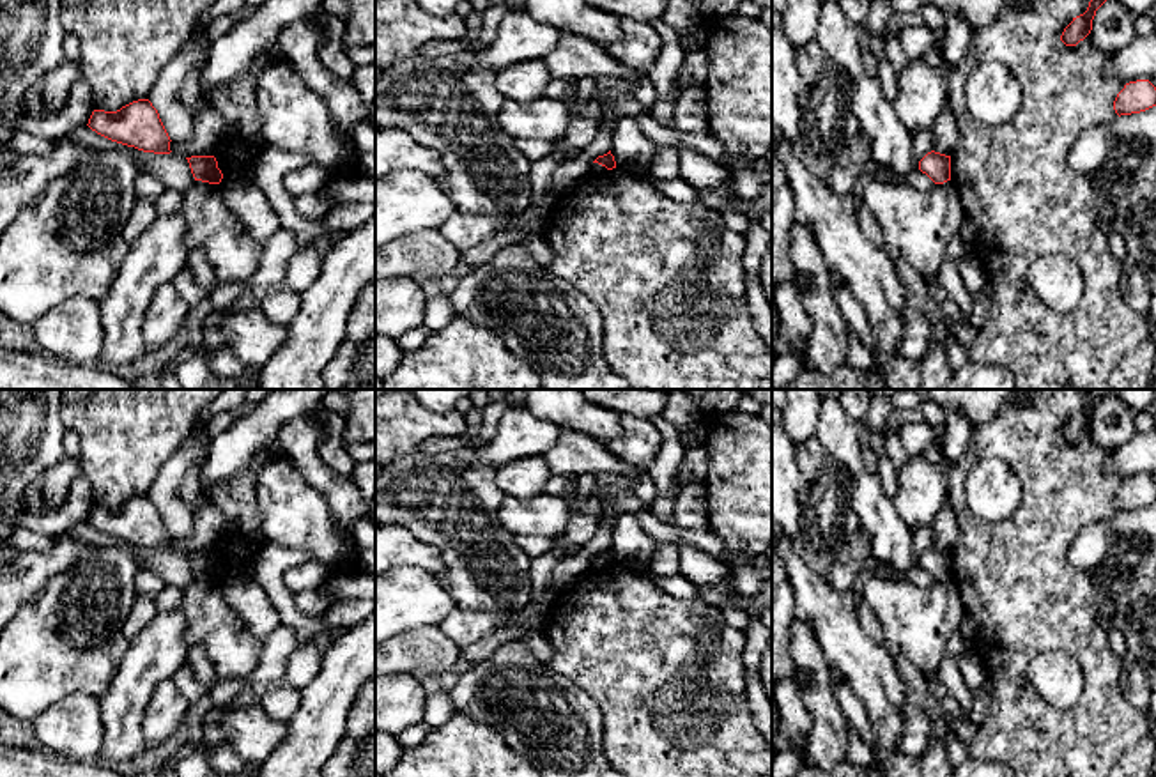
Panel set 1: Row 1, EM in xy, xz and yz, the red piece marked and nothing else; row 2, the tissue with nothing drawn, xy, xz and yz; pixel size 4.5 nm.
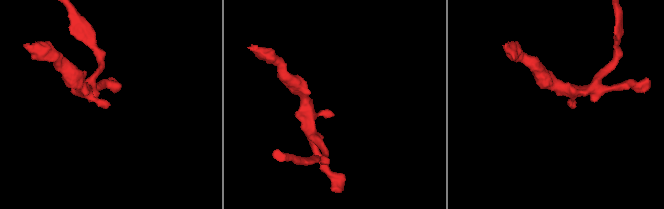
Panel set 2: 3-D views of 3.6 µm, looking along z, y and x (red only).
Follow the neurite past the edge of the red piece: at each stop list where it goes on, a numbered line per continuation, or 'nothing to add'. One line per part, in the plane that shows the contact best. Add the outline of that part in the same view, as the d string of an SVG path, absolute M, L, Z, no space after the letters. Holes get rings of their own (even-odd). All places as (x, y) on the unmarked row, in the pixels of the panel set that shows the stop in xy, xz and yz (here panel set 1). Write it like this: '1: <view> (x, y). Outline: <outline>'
nothing to add

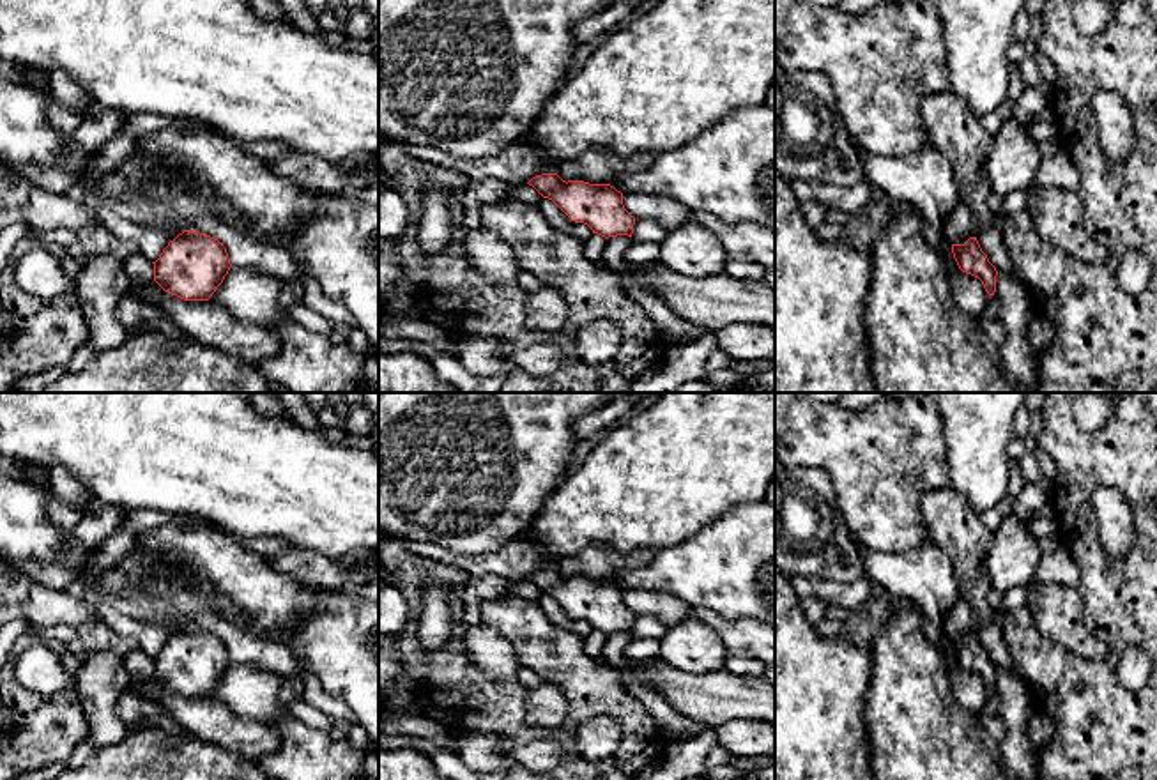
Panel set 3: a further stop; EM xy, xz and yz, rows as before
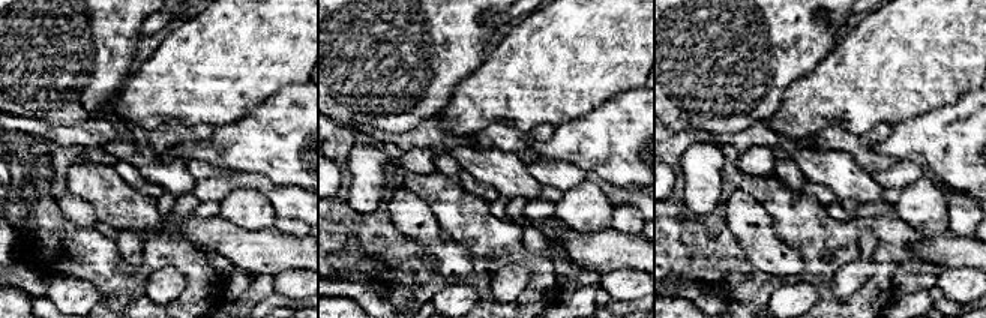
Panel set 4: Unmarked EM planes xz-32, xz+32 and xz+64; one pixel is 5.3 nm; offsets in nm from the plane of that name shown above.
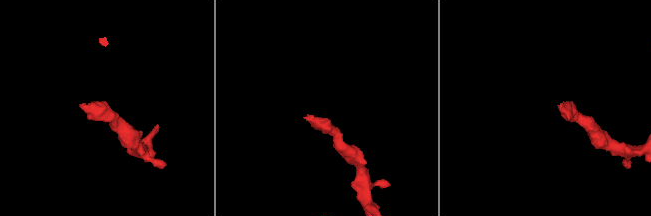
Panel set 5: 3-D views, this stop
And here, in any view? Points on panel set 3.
1: yz (959, 621). Outline: M959 598L945 616L943 631L950 640L964 640L969 633L977 633L977 626L973 610Z

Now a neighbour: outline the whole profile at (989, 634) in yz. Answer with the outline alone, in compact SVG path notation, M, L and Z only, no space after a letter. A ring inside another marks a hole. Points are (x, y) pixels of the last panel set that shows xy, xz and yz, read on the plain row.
M998 619L985 624L978 624L977 637L982 647L987 651L989 658L996 663L996 667L1014 670L1012 654L1001 635L1001 624Z

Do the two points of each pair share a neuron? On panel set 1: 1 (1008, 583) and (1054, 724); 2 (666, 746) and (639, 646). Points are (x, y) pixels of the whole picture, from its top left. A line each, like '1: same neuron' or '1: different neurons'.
1: same neuron
2: same neuron

